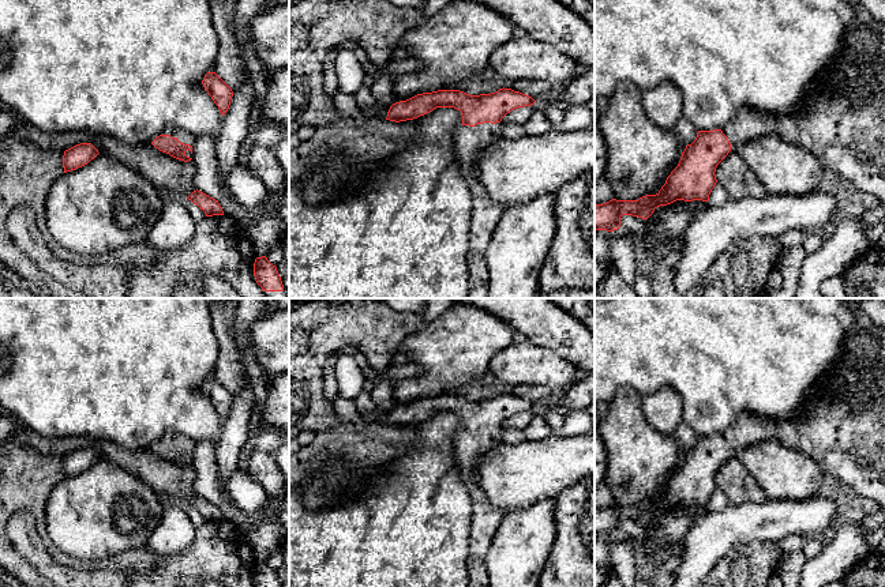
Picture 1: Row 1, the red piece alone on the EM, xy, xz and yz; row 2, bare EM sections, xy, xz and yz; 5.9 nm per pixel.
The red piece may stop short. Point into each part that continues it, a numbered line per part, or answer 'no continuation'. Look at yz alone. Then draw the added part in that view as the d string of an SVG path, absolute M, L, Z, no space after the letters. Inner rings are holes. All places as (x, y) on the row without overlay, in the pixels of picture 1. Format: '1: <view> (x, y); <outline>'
1: yz (843, 426); M859 327L845 339L843 357L836 369L817 383L818 392L805 402L805 413L795 421L779 422L750 413L740 413L721 434L735 455L750 445L777 440L785 447L813 456L824 474L835 475L859 494L885 509L885 327Z

